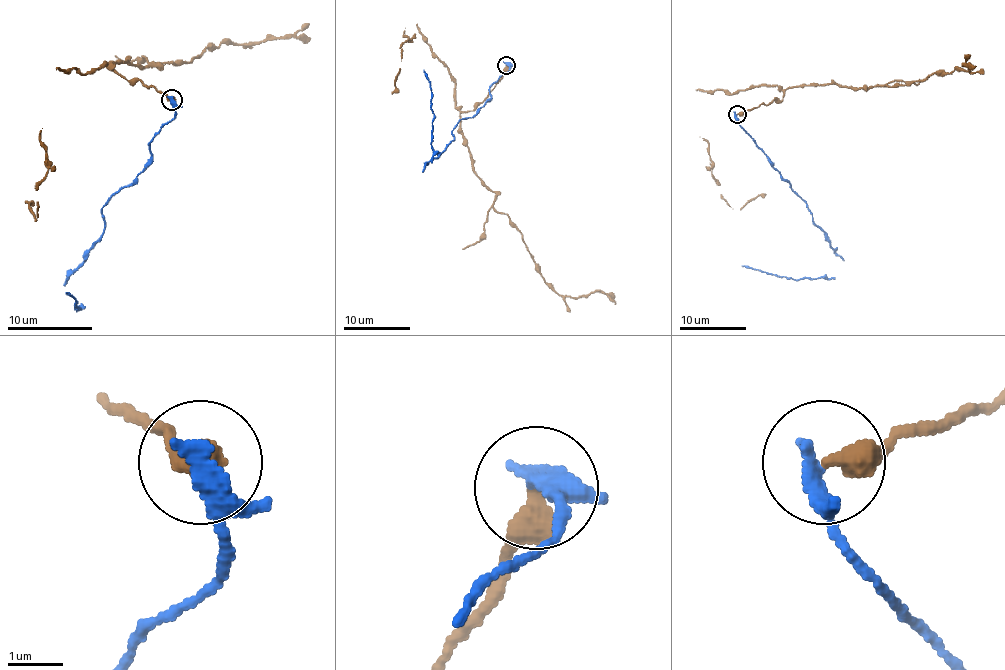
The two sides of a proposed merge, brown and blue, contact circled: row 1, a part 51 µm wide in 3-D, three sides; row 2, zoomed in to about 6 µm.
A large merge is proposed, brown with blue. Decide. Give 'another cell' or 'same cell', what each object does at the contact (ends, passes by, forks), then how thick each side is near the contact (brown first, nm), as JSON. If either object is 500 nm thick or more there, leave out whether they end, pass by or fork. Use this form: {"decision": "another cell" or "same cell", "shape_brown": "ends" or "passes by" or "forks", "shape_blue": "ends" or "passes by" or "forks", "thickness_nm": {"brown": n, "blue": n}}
{"decision": "another cell", "shape_brown": "ends", "shape_blue": "passes by", "thickness_nm": {"brown": 480, "blue": 300}}

